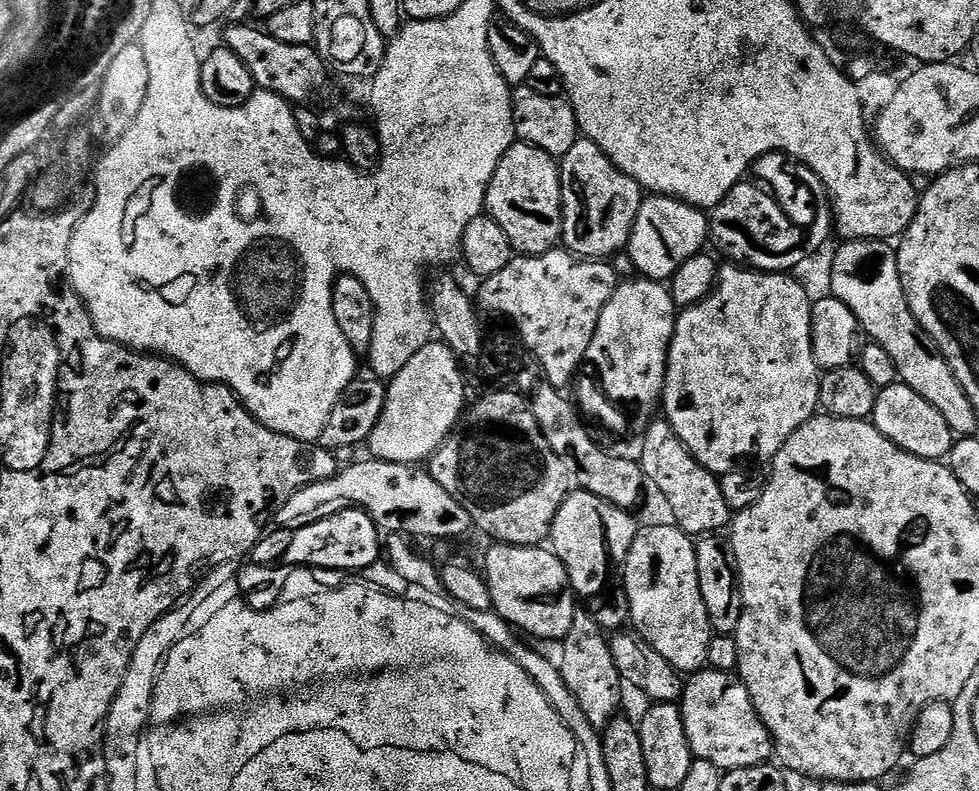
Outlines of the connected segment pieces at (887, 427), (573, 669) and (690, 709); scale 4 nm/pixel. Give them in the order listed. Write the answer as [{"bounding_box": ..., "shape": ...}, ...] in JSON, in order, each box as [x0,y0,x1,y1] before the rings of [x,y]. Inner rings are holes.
[{"bounding_box":[872,382,956,460],"shape":[[[899,382],[877,391],[872,422],[879,432],[895,442],[896,446],[927,460],[947,459],[956,436],[942,414],[930,406],[920,394]]]},{"bounding_box":[558,616,622,730],"shape":[[[578,616],[571,624],[570,632],[561,643],[558,671],[561,680],[572,697],[578,702],[579,709],[593,728],[602,730],[619,713],[622,681],[614,666],[609,652],[607,637],[593,617]]]},{"bounding_box":[678,670,773,773],"shape":[[[711,670],[693,672],[687,677],[684,697],[678,703],[682,726],[695,759],[714,762],[721,773],[766,764],[773,759],[770,734],[762,718],[758,718],[754,702],[750,702],[750,694],[739,675]]]}]

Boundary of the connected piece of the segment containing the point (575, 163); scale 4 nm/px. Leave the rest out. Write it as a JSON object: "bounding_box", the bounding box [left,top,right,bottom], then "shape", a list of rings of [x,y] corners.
{"bounding_box":[559,138,642,261],"shape":[[[577,138],[574,146],[559,157],[560,185],[562,186],[562,244],[572,255],[586,260],[607,261],[615,252],[623,253],[628,246],[628,239],[634,226],[634,218],[638,218],[638,210],[642,199],[642,189],[634,178],[622,174],[606,158],[606,154],[594,142]]]}

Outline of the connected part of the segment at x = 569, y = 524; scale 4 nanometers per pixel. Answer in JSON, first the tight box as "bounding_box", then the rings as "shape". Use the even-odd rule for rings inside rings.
{"bounding_box":[550,491,638,597],"shape":[[[569,491],[552,523],[550,548],[566,566],[577,597],[600,596],[607,590],[612,575],[623,569],[637,531],[638,520],[631,511],[589,492]]]}

